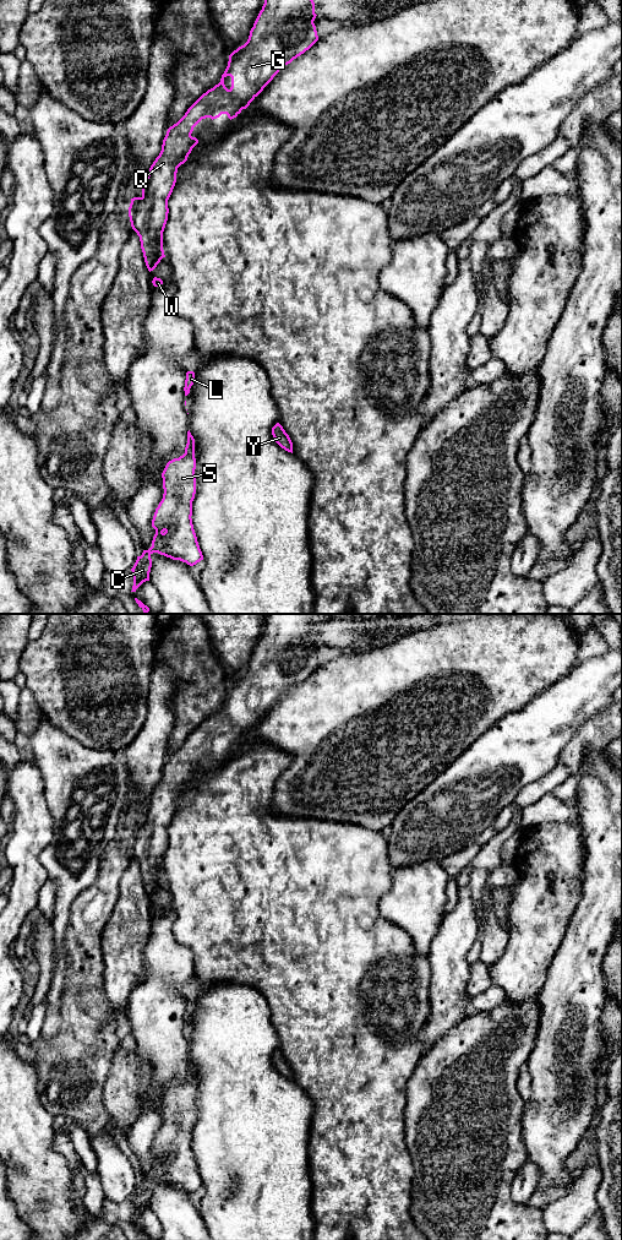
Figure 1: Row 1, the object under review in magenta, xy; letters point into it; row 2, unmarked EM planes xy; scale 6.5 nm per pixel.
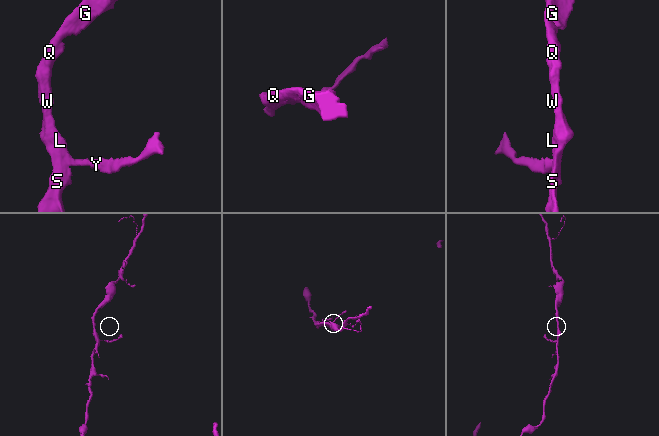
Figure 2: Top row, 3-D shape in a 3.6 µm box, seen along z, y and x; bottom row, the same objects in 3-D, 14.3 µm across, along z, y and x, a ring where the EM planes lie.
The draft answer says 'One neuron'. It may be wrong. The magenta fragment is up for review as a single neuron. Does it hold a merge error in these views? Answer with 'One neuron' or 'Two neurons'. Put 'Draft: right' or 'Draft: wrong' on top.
Draft: right
One neuron

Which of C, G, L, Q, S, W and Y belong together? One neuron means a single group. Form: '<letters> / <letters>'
C G L Q S W Y

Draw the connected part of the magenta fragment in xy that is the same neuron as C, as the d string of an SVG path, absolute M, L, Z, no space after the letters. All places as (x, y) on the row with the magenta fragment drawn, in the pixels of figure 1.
M189 430L185 453L169 461L162 473L164 494L152 520L156 534L152 546L137 556L131 569L133 576L131 592L136 592L143 582L149 581L153 553L190 566L203 560L191 518L196 494L195 469L195 439Z

